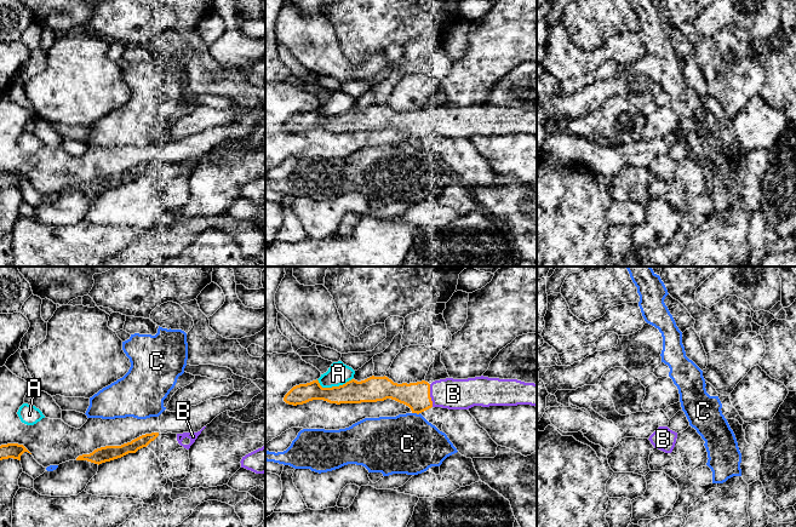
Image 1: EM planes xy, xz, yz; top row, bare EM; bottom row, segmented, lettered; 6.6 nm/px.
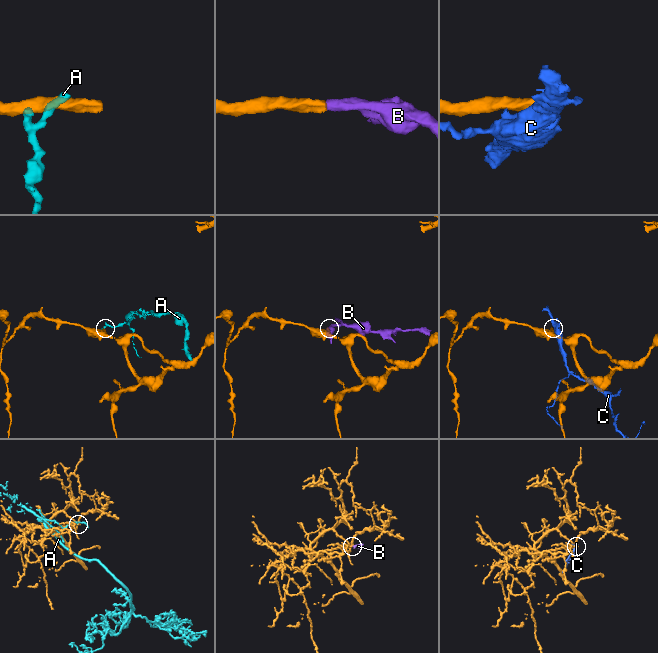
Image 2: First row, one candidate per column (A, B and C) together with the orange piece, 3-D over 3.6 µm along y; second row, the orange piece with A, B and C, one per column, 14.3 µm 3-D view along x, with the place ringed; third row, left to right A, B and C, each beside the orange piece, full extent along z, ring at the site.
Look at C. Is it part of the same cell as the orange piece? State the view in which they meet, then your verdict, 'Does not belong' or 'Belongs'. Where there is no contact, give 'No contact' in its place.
Touches orange in xz. Does not belong

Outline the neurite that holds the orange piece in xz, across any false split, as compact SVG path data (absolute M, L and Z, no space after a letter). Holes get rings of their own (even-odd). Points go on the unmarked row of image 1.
M370 105L357 110L351 108L343 114L322 116L319 109L293 115L284 126L288 133L303 133L313 128L330 132L377 131L386 127L408 134L412 142L422 142L431 136L469 138L474 134L537 136L537 113L517 108L475 105L468 108L446 107L429 113L394 111L388 105Z

